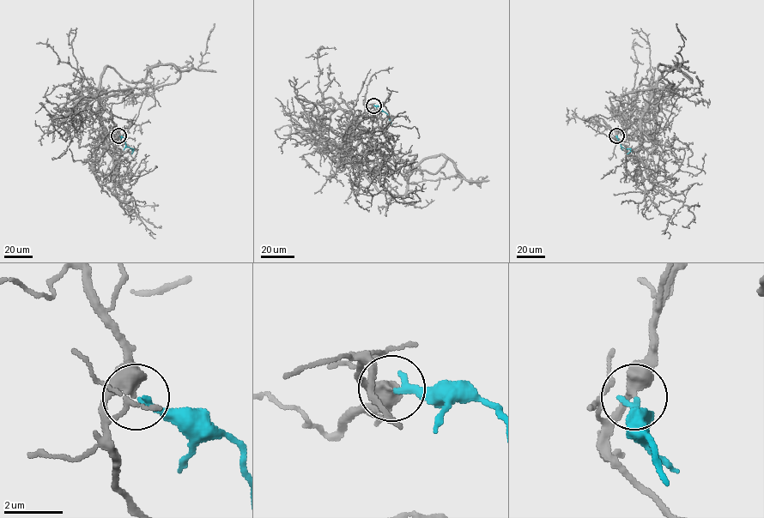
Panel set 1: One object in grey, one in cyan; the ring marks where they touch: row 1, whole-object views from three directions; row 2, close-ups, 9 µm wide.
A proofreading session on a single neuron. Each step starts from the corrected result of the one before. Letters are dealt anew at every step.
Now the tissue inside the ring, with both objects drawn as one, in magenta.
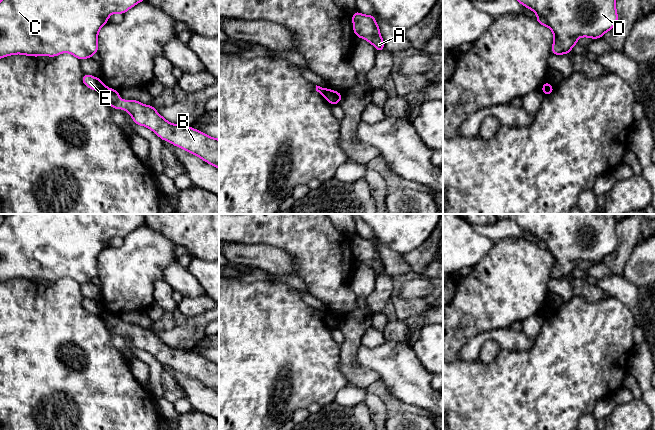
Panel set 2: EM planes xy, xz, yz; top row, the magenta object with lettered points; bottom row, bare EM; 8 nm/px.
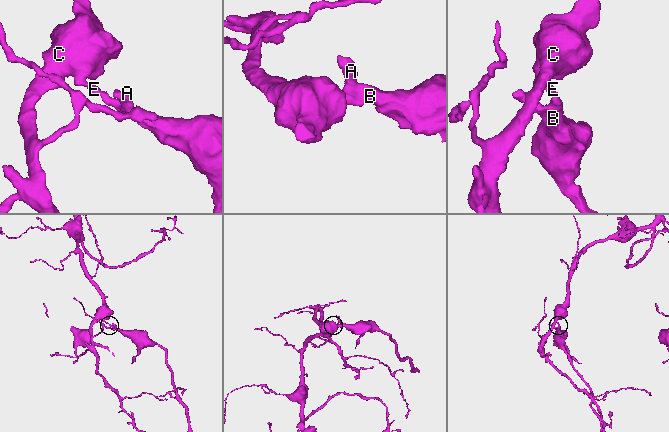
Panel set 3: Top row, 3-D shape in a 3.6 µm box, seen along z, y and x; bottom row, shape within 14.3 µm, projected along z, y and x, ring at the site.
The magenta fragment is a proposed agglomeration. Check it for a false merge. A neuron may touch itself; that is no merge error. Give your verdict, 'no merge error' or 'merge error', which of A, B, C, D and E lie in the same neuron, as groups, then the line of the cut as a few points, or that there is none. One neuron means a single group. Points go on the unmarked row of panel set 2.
merge error; groups A B / C D E; cut xz (327, 313), (324, 319)

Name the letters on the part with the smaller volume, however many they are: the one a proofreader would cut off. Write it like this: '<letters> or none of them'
A, B

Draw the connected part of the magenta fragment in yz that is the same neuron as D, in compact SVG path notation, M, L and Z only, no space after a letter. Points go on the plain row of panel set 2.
M508 214L520 228L537 238L536 245L554 258L552 278L569 278L579 261L601 262L618 245L613 214Z

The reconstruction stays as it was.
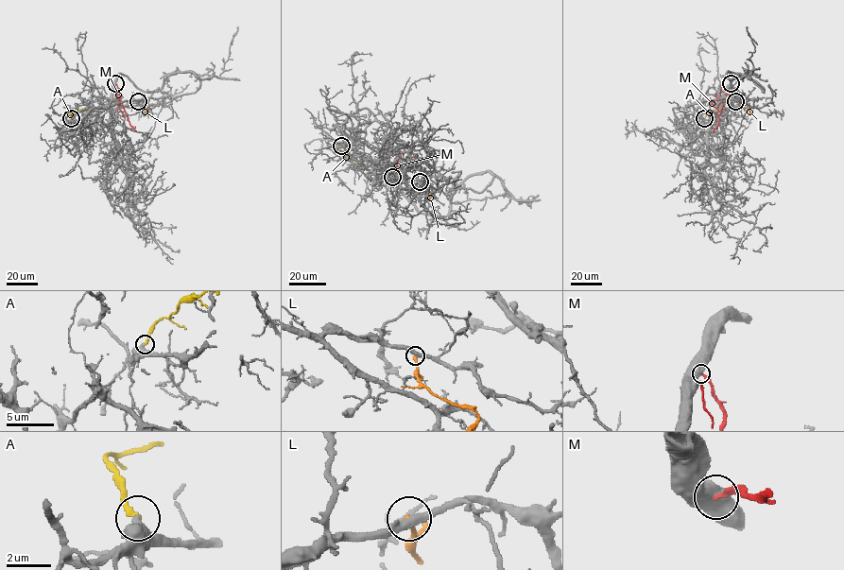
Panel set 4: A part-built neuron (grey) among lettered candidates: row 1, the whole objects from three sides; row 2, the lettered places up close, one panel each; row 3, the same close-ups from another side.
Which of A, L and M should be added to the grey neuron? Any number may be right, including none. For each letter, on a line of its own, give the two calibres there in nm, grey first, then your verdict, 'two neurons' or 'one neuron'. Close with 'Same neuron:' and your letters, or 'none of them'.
A: 600 nm thick on the grey side, 240 nm on the other; two neurons
L: 360 nm thick on the grey side, 280 nm on the other; two neurons
M: 750 nm thick on the grey side, 220 nm on the other; two neurons
Same neuron: none of them

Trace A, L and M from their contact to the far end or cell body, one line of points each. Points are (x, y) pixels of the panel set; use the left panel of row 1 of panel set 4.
A: (71, 118), (69, 114), (79, 109), (92, 111)
L: (138, 101), (148, 107), (146, 114)
M: (115, 83), (120, 107), (114, 84)

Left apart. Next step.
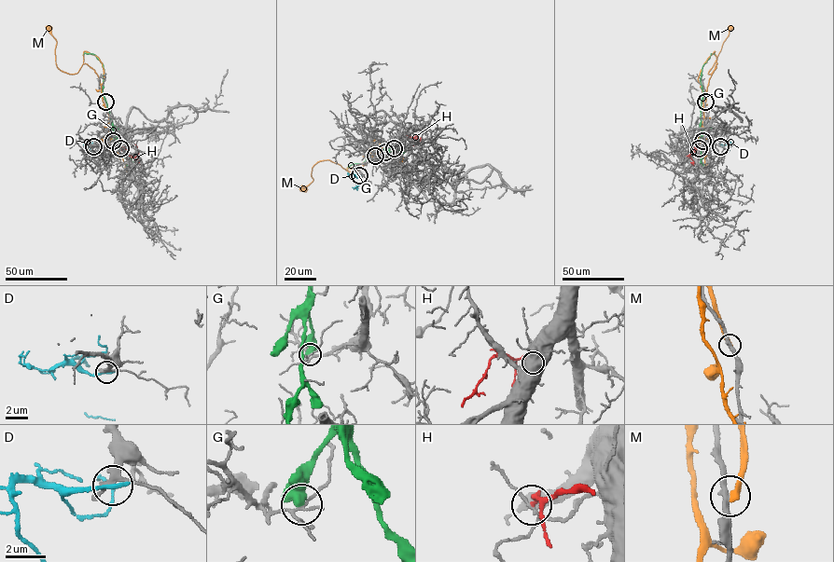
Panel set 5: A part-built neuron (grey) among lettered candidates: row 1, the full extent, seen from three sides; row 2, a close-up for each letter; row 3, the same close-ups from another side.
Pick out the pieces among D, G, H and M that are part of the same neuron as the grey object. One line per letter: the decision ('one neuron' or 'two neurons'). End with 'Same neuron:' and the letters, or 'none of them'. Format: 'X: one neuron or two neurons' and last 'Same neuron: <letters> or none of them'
D: two neurons
G: two neurons
H: two neurons
M: two neurons
Same neuron: none of them

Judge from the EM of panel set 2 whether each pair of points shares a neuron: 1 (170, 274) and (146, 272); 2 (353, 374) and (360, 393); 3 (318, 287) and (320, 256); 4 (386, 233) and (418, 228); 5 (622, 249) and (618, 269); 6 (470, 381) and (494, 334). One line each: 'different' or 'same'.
1: different
2: different
3: same
4: same
5: same
6: different

